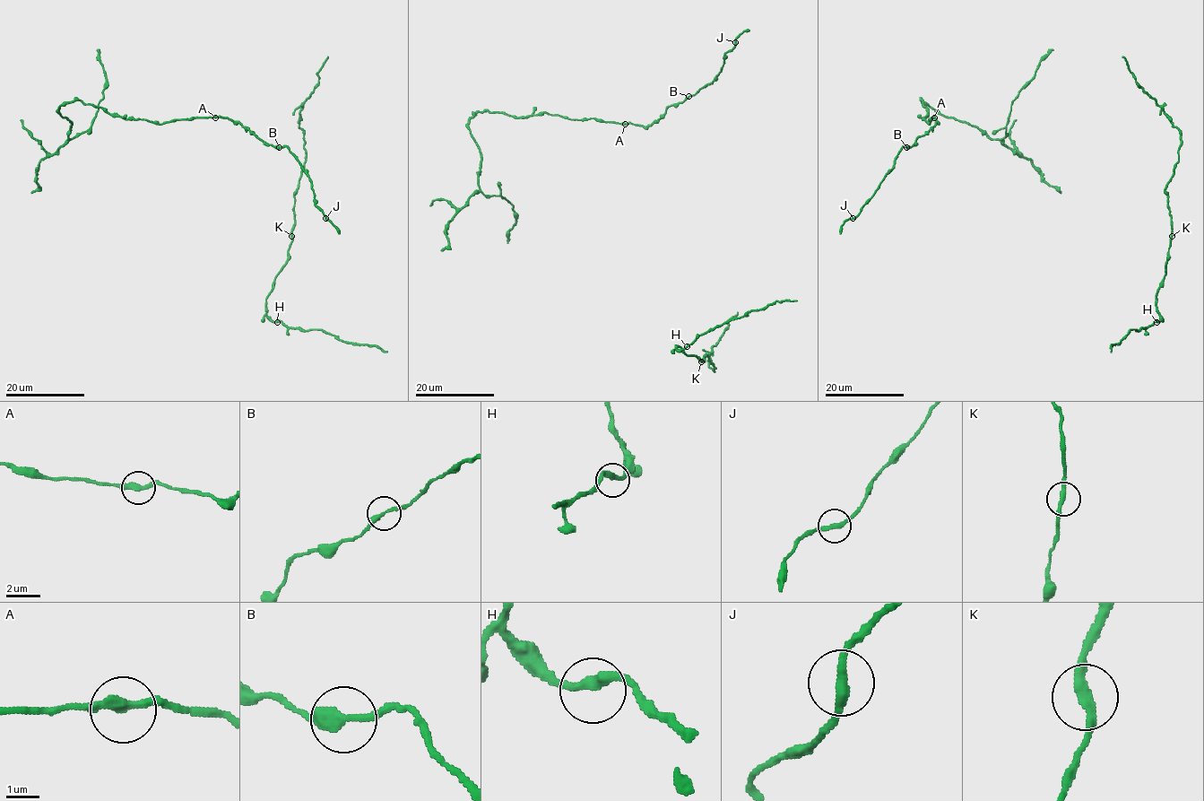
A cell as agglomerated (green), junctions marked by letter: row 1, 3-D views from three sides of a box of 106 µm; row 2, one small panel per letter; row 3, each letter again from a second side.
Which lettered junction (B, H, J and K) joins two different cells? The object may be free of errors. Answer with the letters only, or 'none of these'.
none of these

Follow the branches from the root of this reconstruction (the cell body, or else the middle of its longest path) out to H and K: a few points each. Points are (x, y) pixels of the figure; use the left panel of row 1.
H: (317, 72), (318, 83), (299, 112), (306, 161), (295, 195), (288, 261), (266, 300), (266, 314), (277, 322)
K: (317, 72), (318, 83), (299, 112), (298, 126), (303, 133), (306, 161), (295, 195), (291, 236)

